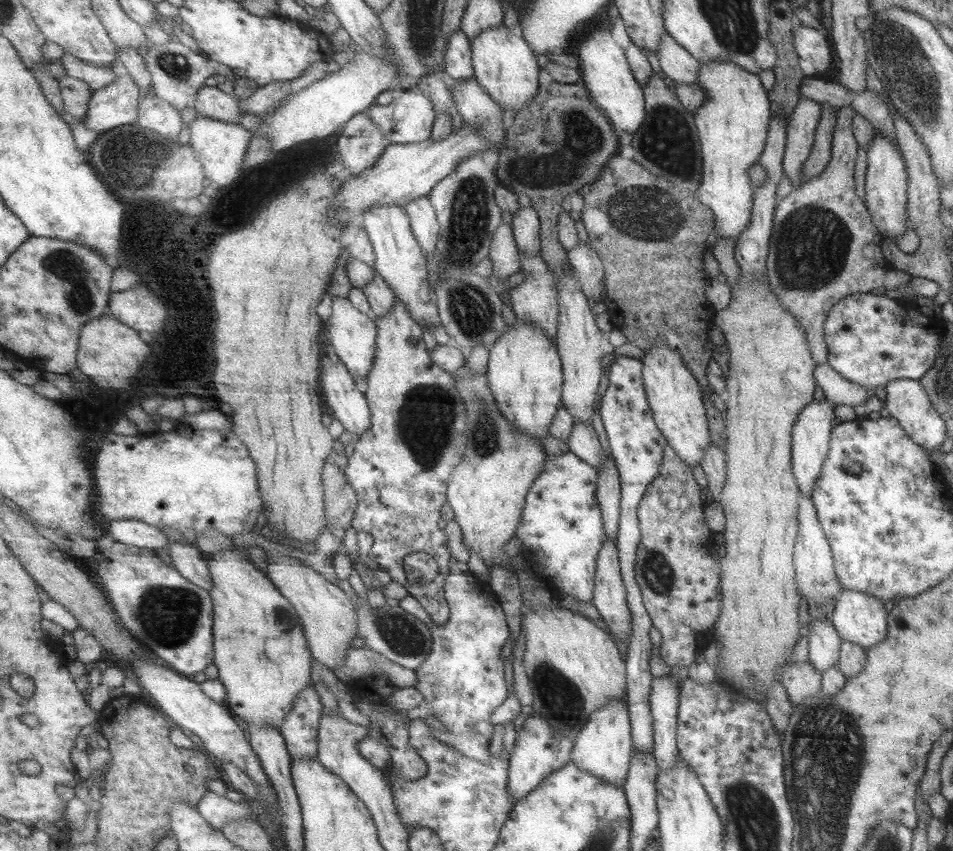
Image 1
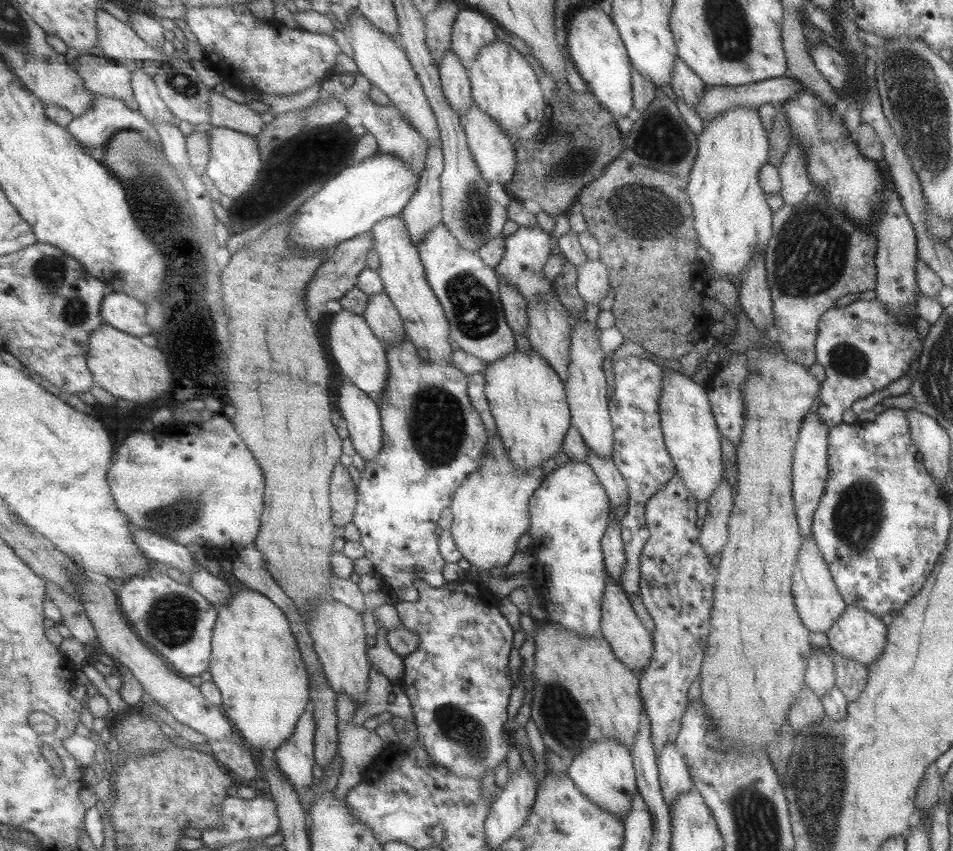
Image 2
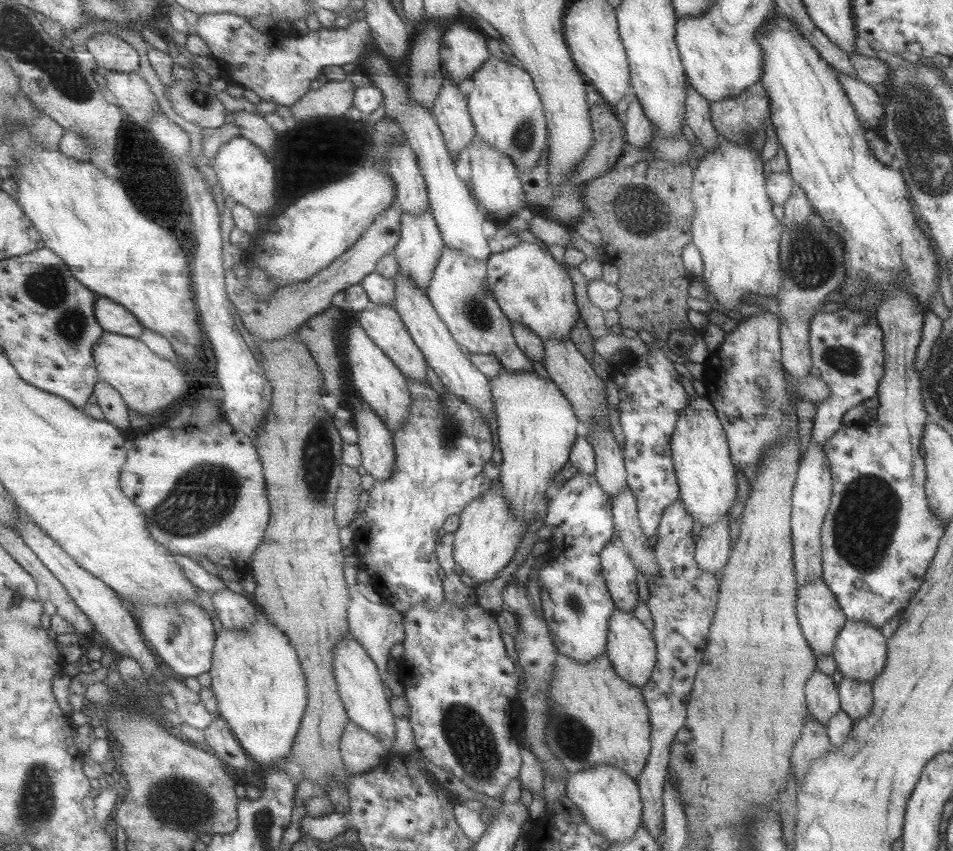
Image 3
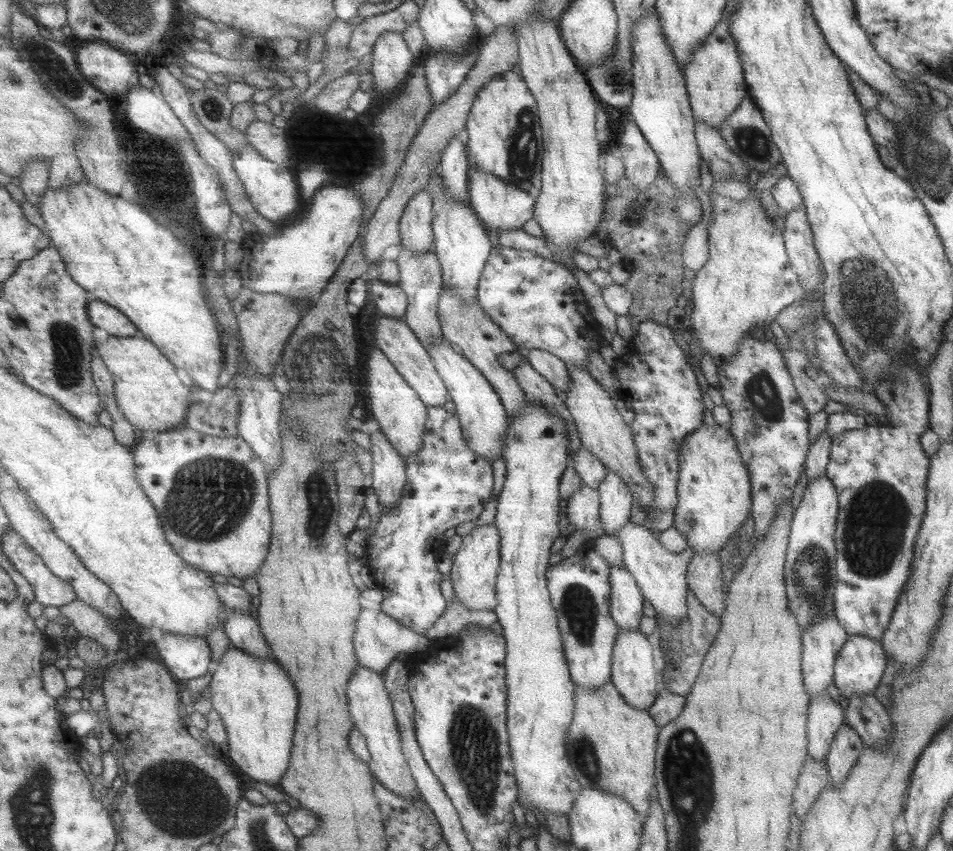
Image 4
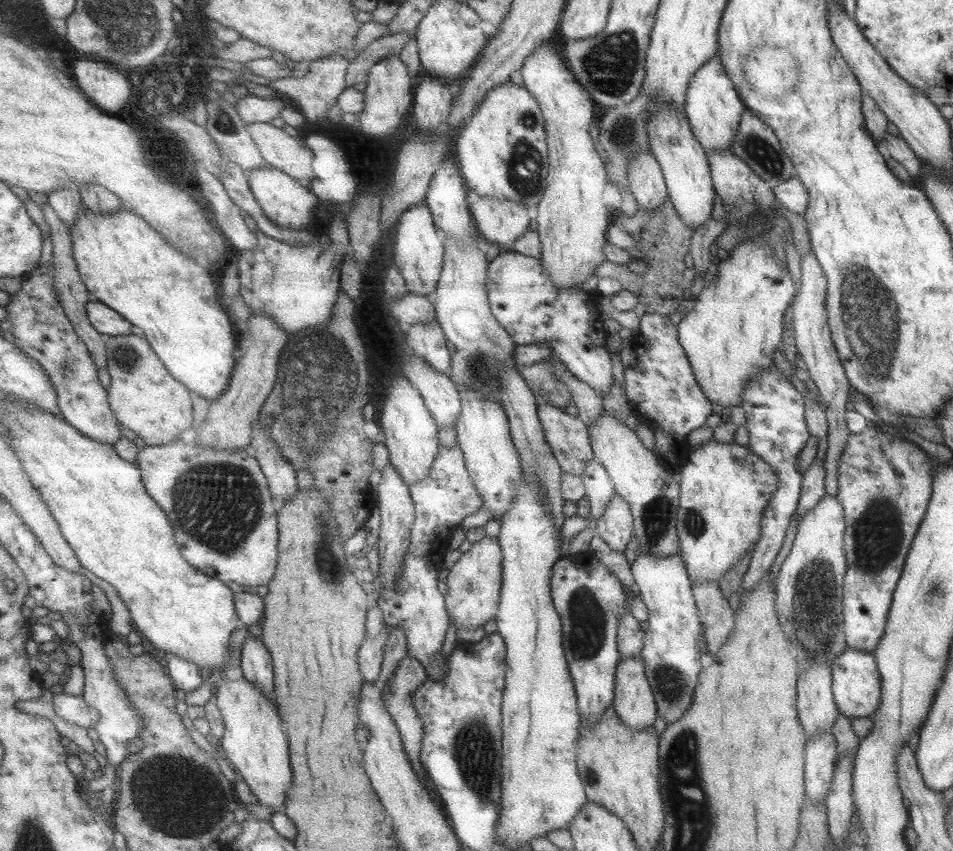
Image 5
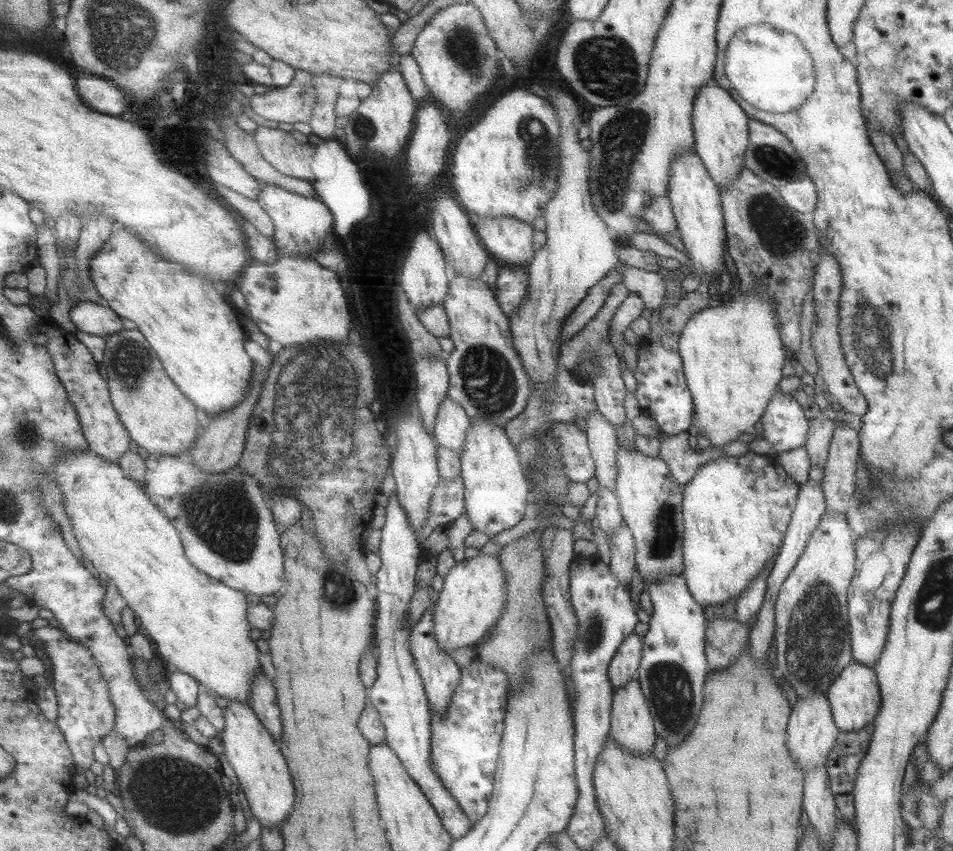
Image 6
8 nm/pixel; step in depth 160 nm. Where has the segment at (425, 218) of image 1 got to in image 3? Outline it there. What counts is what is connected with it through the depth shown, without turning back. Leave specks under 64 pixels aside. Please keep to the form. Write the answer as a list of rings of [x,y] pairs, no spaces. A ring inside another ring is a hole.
[[[444,248],[428,297],[439,316],[447,323],[454,339],[470,354],[495,355],[501,366],[511,372],[532,372],[530,360],[516,345],[510,320],[495,302],[495,295],[488,285],[487,260],[477,260],[456,248]]]

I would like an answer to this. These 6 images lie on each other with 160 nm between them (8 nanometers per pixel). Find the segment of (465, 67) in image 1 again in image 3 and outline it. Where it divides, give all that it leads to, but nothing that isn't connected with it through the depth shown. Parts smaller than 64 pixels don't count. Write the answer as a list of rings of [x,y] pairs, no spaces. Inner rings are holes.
[[[446,80],[434,108],[434,116],[438,119],[453,158],[458,158],[476,136],[468,98],[459,90],[458,84],[454,80]]]

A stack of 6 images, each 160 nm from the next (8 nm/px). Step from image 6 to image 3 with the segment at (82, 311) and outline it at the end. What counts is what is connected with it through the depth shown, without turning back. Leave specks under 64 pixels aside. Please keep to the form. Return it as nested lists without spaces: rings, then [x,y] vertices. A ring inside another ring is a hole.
[[[99,297],[96,302],[96,317],[106,331],[133,338],[143,336],[143,323],[139,322],[127,307],[115,302],[114,299]]]

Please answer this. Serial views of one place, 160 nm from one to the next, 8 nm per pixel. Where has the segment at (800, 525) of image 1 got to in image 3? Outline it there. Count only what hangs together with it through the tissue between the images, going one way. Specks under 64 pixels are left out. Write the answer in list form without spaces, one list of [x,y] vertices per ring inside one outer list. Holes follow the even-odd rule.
[[[820,578],[808,580],[803,586],[796,589],[796,617],[804,638],[813,656],[832,654],[835,637],[845,624],[844,612],[835,600],[834,594]]]

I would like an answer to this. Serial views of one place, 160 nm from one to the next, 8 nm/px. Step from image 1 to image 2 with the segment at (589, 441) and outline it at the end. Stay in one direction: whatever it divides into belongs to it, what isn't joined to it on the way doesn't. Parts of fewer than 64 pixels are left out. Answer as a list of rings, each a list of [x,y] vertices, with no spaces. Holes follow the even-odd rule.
[[[587,449],[587,466],[597,475],[603,490],[607,493],[611,508],[617,508],[627,502],[628,488],[623,477],[617,471],[611,459],[597,457]]]

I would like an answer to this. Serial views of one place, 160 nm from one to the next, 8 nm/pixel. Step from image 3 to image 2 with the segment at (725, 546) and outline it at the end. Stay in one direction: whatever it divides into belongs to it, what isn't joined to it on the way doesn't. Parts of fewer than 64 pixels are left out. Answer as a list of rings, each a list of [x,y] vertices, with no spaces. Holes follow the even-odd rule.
[[[722,476],[713,494],[706,501],[706,512],[698,543],[703,552],[711,558],[721,552],[727,542],[727,521],[734,501],[734,490]]]

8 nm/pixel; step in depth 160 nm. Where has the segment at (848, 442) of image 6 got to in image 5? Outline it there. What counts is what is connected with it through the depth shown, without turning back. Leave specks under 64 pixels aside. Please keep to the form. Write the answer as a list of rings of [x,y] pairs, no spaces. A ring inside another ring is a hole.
[[[811,252],[799,254],[801,265],[801,283],[799,293],[793,299],[793,336],[794,345],[801,355],[800,358],[806,364],[810,381],[815,384],[820,396],[820,400],[826,405],[825,415],[828,425],[826,431],[827,452],[824,460],[824,487],[826,494],[836,497],[838,484],[836,482],[837,463],[843,455],[843,447],[847,444],[847,438],[850,437],[849,430],[845,426],[843,416],[847,412],[845,403],[847,403],[850,385],[844,375],[844,368],[841,366],[834,342],[830,335],[830,328],[827,322],[827,313],[825,310],[825,297],[827,292],[826,278],[817,262],[817,259]]]

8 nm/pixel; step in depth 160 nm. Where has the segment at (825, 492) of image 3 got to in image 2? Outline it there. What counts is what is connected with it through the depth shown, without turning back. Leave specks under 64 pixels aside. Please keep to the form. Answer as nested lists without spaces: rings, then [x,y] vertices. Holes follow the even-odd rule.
[[[807,412],[807,415],[801,422],[795,449],[793,449],[792,468],[792,501],[794,506],[795,518],[799,526],[799,535],[801,538],[811,535],[811,520],[819,499],[823,494],[824,486],[828,477],[827,466],[827,443],[828,430],[821,421],[817,412]]]

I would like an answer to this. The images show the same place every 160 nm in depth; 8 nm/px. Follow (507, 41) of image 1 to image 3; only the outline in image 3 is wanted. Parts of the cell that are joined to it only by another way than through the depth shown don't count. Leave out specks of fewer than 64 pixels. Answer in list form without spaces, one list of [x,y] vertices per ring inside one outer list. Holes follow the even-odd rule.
[[[491,58],[474,74],[472,80],[474,88],[468,96],[468,107],[474,119],[476,134],[483,139],[483,142],[493,146],[501,154],[506,154],[517,167],[518,174],[533,169],[545,148],[546,119],[540,95],[530,74],[527,74],[527,71],[517,63],[507,63]]]

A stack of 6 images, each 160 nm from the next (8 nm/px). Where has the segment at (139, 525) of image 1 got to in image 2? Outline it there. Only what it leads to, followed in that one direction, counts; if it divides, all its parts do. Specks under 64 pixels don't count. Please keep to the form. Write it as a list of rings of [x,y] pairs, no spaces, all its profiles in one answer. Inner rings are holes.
[[[130,524],[130,529],[133,530],[138,545],[156,562],[177,568],[188,576],[198,568],[199,564],[193,558],[193,551],[187,546],[133,524]]]

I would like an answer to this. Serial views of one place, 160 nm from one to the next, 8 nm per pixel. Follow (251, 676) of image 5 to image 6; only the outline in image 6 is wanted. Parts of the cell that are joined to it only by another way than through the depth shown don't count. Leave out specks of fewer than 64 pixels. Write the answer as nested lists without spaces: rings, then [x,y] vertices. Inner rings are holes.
[[[263,670],[254,681],[254,691],[250,702],[252,709],[262,719],[267,730],[281,745],[285,730],[282,710],[278,701],[278,690],[275,689],[275,685],[273,686],[273,682],[267,678],[267,674]]]

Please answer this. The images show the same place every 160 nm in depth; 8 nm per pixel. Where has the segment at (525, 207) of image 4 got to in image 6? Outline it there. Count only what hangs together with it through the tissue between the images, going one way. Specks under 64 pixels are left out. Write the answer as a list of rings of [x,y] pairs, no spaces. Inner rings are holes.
[[[480,218],[475,221],[478,235],[497,264],[526,265],[534,256],[531,223],[515,218]]]

